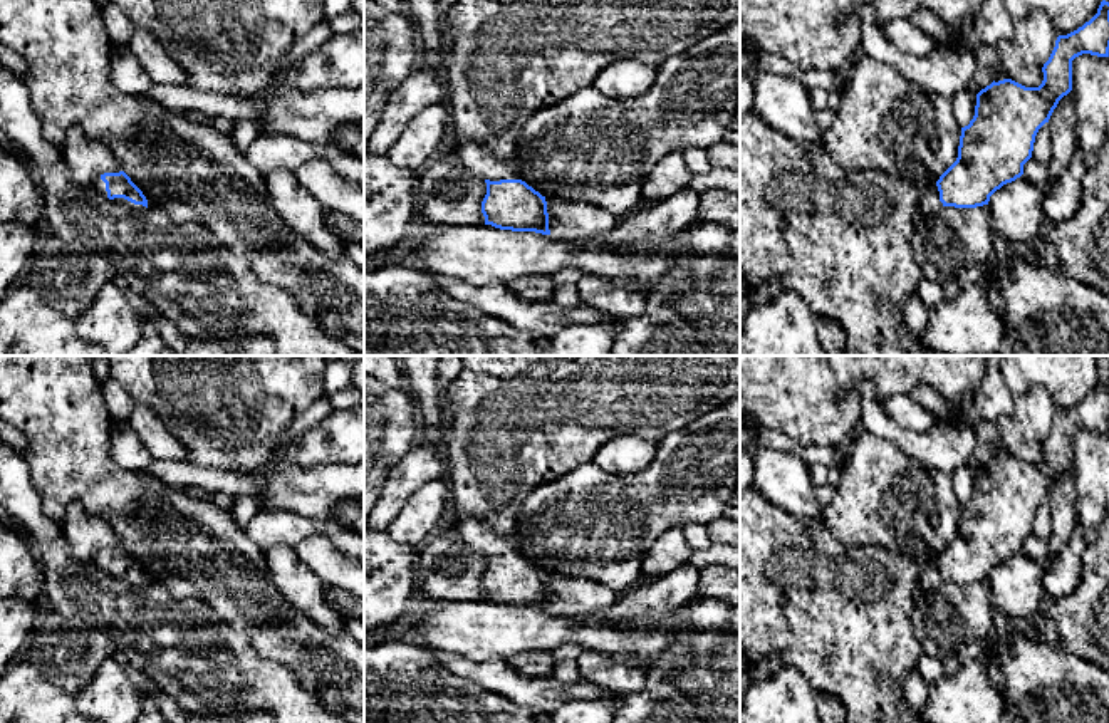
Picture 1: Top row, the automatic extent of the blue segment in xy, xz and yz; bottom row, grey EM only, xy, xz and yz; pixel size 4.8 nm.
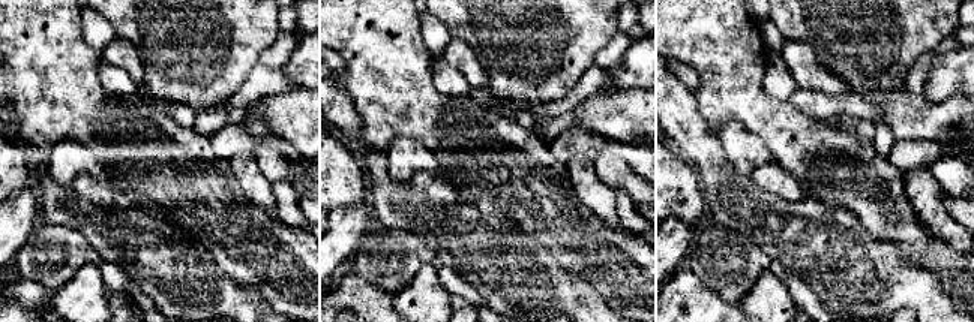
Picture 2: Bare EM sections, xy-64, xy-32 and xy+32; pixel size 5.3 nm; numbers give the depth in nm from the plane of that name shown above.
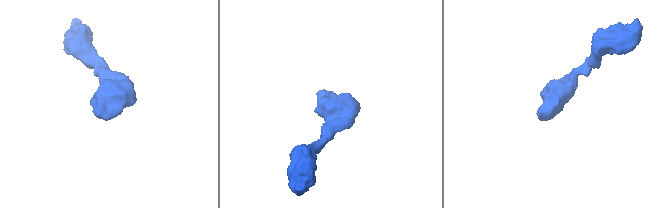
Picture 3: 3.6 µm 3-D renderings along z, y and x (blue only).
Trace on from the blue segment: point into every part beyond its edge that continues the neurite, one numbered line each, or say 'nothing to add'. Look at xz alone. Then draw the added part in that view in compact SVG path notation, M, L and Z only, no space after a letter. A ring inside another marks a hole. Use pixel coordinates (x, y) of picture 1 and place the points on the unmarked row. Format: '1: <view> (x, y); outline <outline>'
1: xz (479, 535); outline M465 517L455 522L455 530L468 547L482 555L520 555L507 537L497 535L492 527L480 518Z

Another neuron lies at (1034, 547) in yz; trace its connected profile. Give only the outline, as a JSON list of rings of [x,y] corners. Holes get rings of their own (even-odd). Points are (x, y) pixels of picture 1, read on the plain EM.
[[[1030,533],[1025,540],[1023,540],[1023,550],[1022,550],[1027,557],[1030,557],[1032,560],[1035,560],[1039,565],[1045,565],[1047,562],[1047,555],[1049,555],[1049,547],[1047,547],[1047,540]]]

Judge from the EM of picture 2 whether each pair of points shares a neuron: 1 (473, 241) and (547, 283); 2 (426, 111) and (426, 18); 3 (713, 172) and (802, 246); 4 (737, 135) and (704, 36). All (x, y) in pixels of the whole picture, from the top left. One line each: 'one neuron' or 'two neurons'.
1: one neuron
2: two neurons
3: one neuron
4: two neurons

